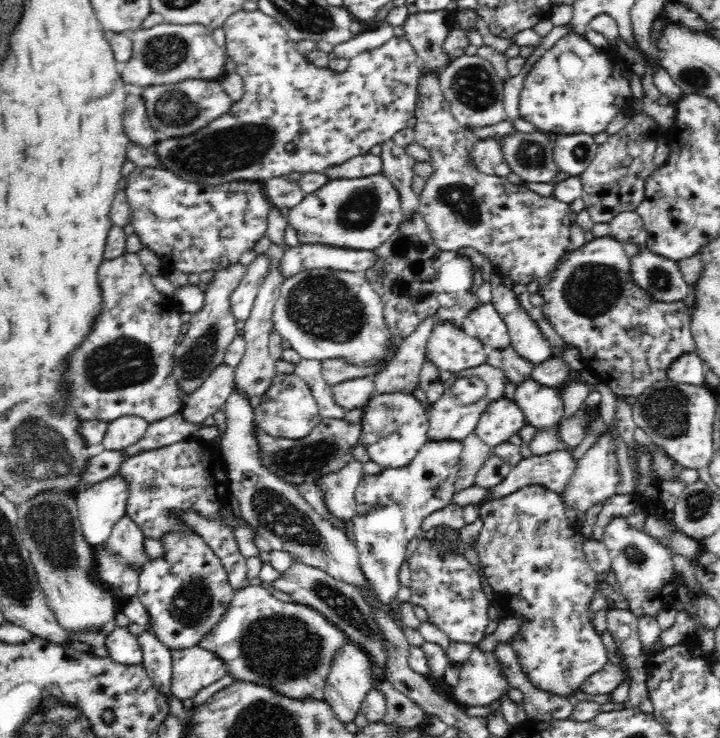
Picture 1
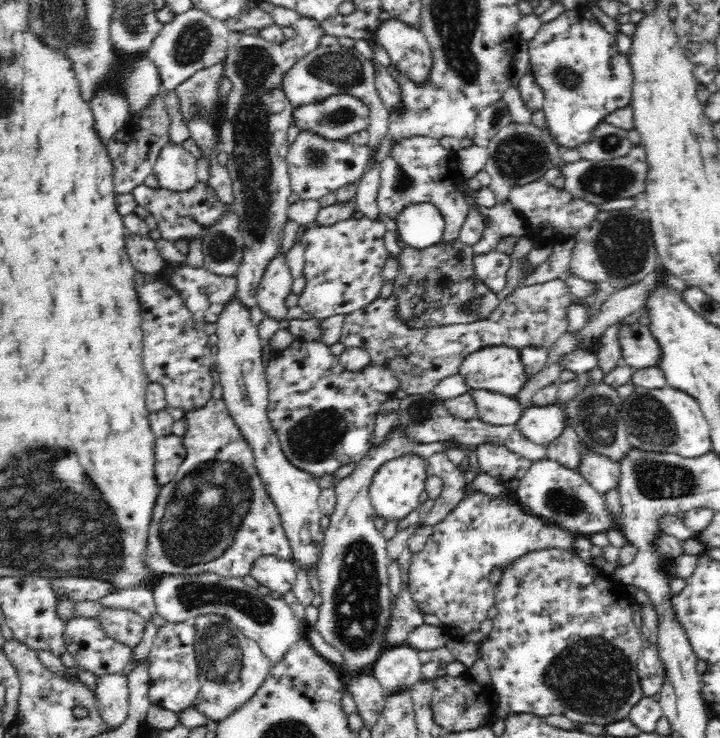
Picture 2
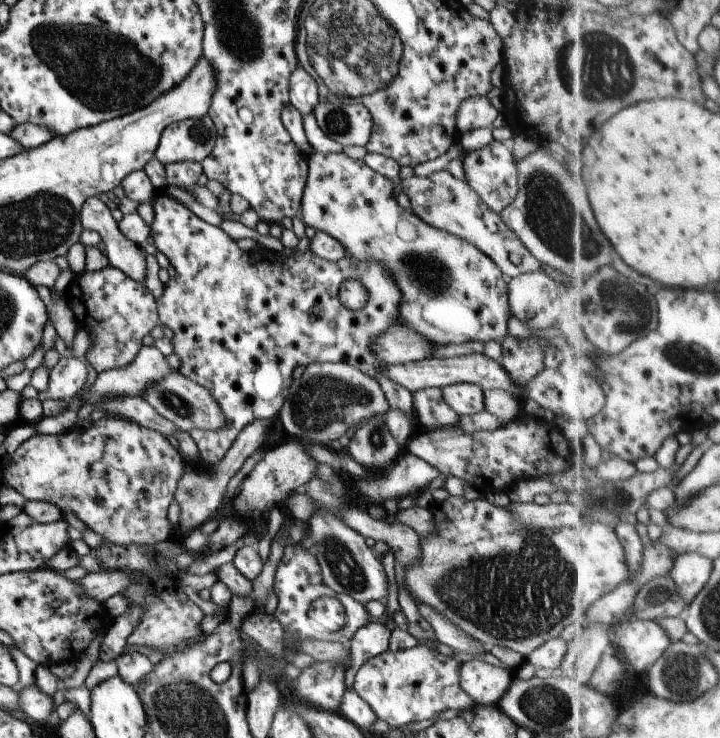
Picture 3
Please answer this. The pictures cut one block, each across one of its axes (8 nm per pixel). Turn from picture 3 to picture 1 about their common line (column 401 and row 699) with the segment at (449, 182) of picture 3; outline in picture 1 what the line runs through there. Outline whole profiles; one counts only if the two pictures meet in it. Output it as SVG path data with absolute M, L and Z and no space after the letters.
M198 646L173 650L171 657L171 694L181 701L227 675L226 663Z

